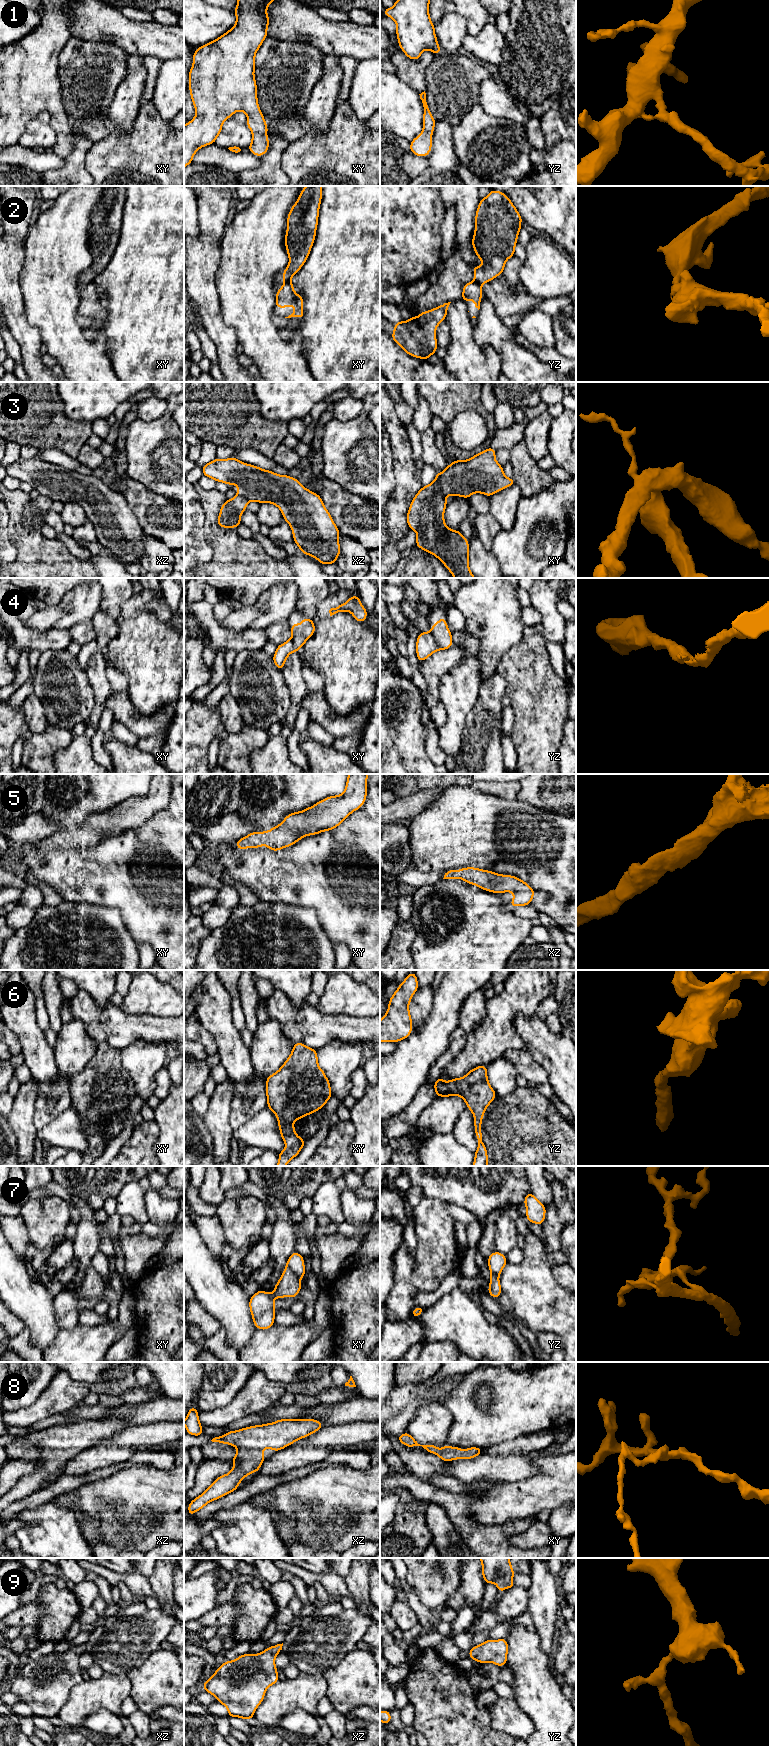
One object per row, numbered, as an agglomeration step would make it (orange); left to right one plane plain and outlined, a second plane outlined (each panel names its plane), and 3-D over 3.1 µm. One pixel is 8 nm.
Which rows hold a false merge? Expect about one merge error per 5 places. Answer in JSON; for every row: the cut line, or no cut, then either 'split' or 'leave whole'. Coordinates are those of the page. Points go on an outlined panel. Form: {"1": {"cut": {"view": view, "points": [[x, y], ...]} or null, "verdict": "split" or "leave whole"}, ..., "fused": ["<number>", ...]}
{"1": {"cut": null, "verdict": "leave whole"}, "2": {"cut": {"view": "yz", "points": [[474, 281], [480, 285]]}, "verdict": "split"}, "3": {"cut": {"view": "xy", "points": [[439, 473], [435, 479], [435, 486], [445, 497]]}, "verdict": "split"}, "4": {"cut": null, "verdict": "leave whole"}, "5": {"cut": null, "verdict": "leave whole"}, "6": {"cut": null, "verdict": "leave whole"}, "7": {"cut": {"view": "xy", "points": [[286, 1265], [299, 1278]]}, "verdict": "split"}, "8": {"cut": null, "verdict": "leave whole"}, "9": {"cut": null, "verdict": "leave whole"}, "fused": ["2", "3", "7"]}

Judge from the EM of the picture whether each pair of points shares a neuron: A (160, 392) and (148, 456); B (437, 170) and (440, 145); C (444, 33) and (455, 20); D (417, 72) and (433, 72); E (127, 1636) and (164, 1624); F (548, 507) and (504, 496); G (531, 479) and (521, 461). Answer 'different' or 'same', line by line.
A: different
B: same
C: same
D: different
E: same
F: different
G: same

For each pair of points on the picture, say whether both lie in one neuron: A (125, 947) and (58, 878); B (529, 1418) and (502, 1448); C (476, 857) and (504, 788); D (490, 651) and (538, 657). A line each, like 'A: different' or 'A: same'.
A: different
B: different
C: different
D: different

